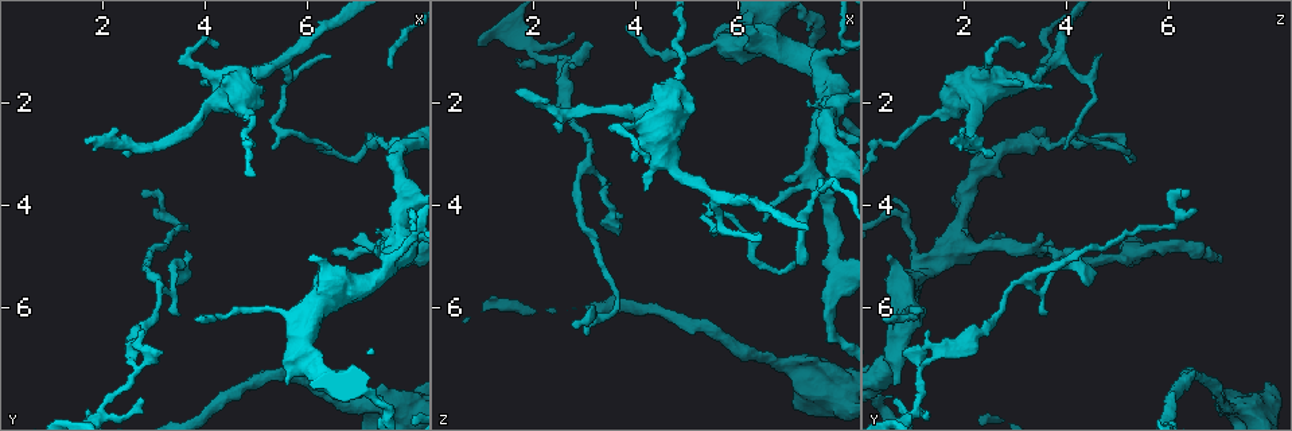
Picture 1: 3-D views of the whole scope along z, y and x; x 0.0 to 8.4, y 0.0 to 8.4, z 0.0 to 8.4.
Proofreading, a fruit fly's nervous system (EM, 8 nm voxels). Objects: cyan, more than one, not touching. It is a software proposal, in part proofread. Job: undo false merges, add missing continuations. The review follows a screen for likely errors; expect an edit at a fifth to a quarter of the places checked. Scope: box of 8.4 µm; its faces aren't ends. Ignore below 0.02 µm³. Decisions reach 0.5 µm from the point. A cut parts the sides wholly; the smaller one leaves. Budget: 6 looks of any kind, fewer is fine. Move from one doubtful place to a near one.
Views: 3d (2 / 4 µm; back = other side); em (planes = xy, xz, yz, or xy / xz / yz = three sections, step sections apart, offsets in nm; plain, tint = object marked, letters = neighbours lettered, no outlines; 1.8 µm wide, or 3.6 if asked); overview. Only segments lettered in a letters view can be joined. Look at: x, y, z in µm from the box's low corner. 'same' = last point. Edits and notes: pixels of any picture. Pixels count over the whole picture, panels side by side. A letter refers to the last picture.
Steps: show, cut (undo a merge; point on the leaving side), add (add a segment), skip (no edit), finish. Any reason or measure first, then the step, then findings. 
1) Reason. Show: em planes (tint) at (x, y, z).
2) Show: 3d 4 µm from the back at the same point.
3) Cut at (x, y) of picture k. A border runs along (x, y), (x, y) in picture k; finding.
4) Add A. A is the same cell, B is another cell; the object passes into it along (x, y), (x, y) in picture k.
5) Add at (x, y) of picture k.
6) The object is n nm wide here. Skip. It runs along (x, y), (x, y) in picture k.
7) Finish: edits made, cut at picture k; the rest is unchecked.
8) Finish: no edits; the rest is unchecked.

Thick end. Show: 3d 2 µm at (5.55, 7.50, 0.60).

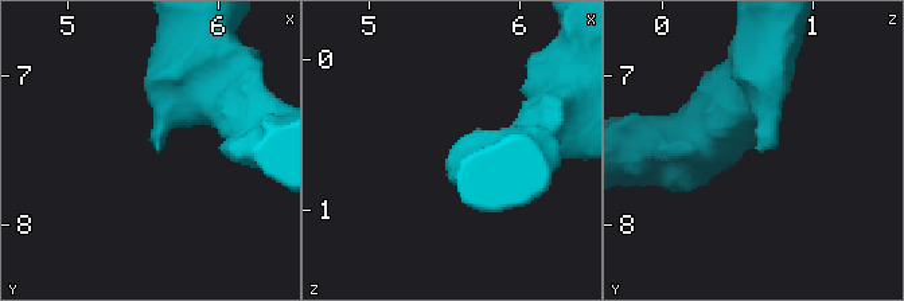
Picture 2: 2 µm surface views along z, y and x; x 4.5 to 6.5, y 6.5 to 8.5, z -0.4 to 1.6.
Need the tissue. Show: em planes (letters) at (5.60, 7.52, 0.64).

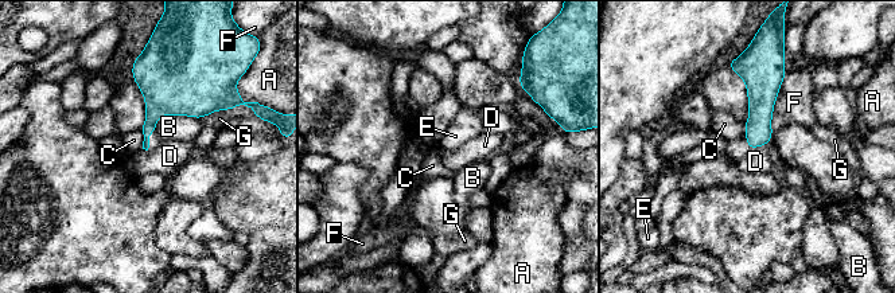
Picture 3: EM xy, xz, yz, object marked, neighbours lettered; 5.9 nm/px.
The longest contact is with F, 380 nm. Add E. E is the same cell, A, B, C, D, F and G are other cells; the object passes into it along (159, 100), (148, 140), (155, 141) in picture 3; it goes on there.

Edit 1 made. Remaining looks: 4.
Tapers out. Show: em planes (letters) at (3.45, 6.20, 3.60).

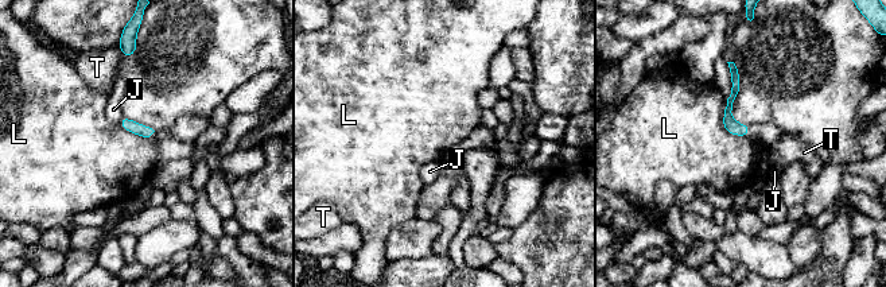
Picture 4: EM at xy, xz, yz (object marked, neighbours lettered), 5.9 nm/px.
The longest contact is with L, 220 nm. Skip. J, L and T are other cells; none of them fits.

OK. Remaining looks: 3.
An open end. Show: em xz step 16 (tint) at (2.75, 3.80, 6.35).

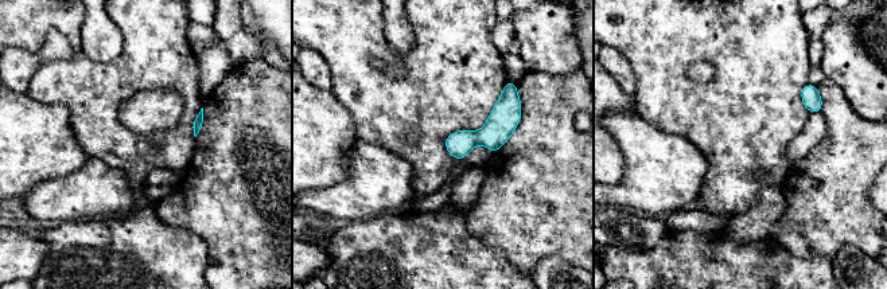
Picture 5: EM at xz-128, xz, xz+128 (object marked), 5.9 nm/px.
Show: em planes (letters) at the same point.

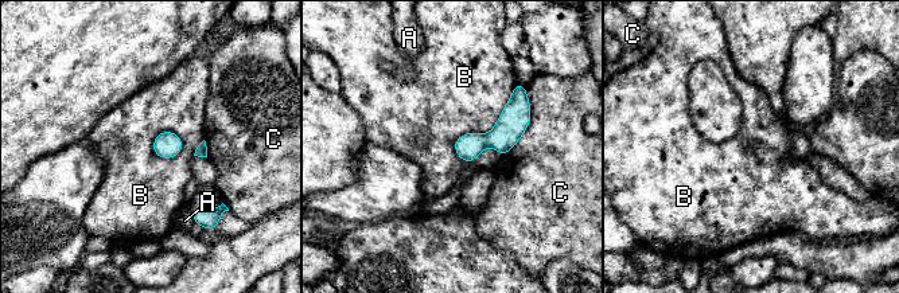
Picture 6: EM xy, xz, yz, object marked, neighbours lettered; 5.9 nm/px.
The object is 160 nm wide here; the longest contact is with B, 550 nm. Skip. A, B and C are other cells; no lettered segment goes on from it.

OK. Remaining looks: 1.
Finish: edits made, add at picture 3; the rest is unchecked.

